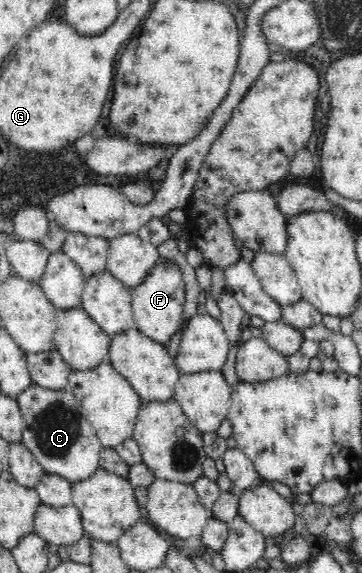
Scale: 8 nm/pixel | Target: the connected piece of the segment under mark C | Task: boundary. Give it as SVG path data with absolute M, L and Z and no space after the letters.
M34 383L16 398L26 423L21 443L34 455L45 473L60 476L71 484L90 479L99 469L99 455L104 447L94 435L80 400L68 388L51 390Z

